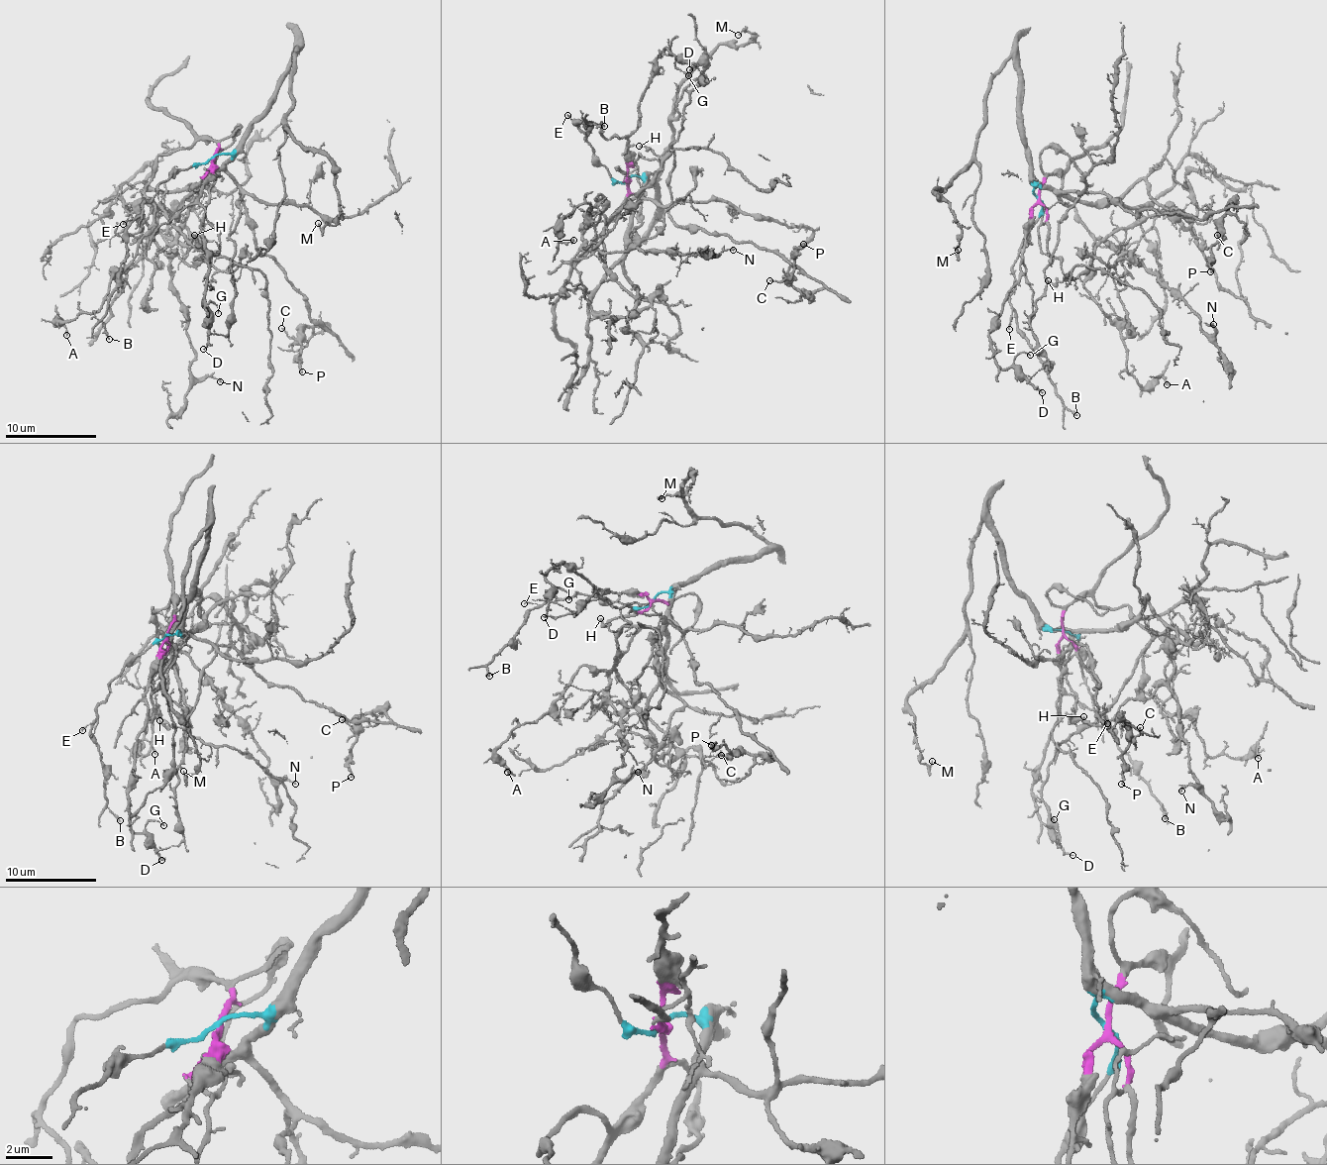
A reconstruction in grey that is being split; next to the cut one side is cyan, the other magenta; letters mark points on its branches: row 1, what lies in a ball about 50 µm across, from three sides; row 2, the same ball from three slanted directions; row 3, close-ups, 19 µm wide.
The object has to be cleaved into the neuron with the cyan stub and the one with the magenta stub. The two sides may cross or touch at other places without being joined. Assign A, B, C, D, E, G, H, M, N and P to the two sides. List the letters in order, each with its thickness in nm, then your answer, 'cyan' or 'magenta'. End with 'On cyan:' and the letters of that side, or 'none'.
A: calibre 130 nm; magenta
B: calibre 160 nm; cyan
C: calibre 110 nm; cyan
D: calibre 80 nm; magenta
E: calibre 110 nm; cyan
G: calibre 100 nm; magenta
H: calibre 130 nm; magenta
M: calibre 80 nm; cyan
N: calibre 120 nm; magenta
P: calibre 170 nm; cyan
On cyan: B, C, E, M, P

